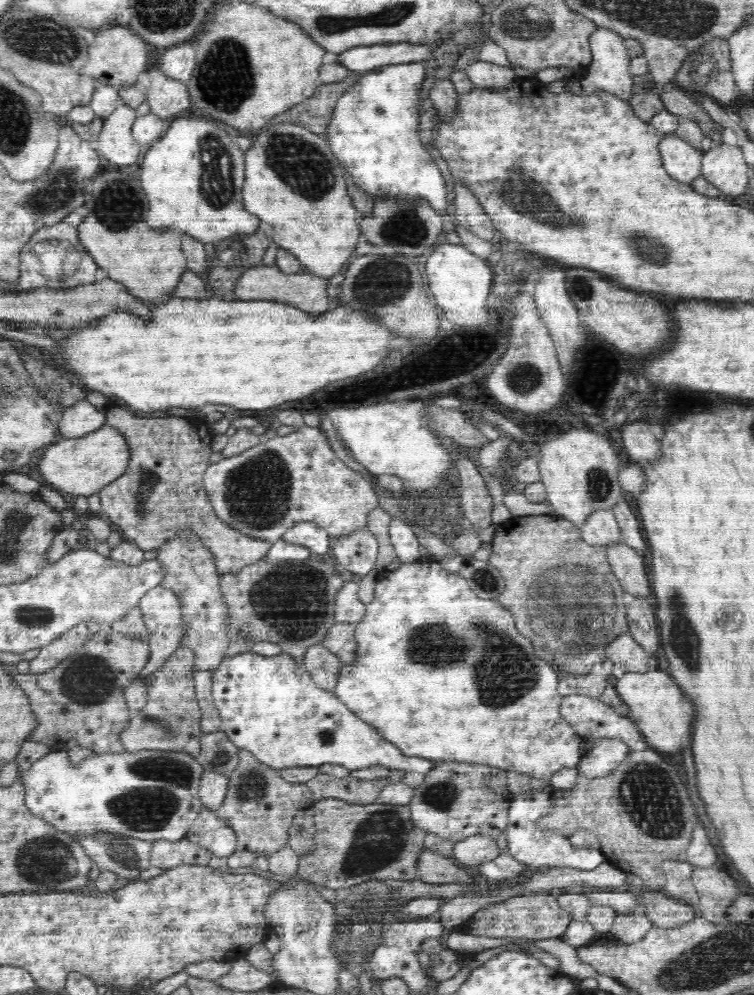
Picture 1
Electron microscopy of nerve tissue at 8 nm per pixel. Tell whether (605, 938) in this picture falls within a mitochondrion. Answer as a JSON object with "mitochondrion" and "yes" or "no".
{"mitochondrion":"no"}

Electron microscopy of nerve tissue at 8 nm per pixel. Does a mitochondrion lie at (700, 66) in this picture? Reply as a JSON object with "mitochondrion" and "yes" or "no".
{"mitochondrion":"yes"}

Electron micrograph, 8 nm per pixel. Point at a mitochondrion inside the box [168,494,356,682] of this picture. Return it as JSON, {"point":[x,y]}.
{"point":[292,599]}

